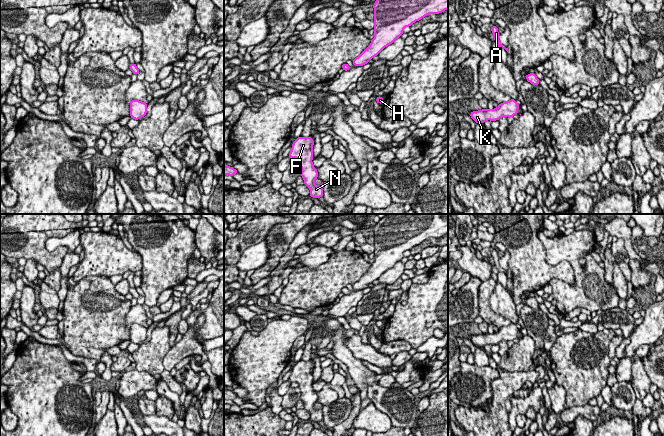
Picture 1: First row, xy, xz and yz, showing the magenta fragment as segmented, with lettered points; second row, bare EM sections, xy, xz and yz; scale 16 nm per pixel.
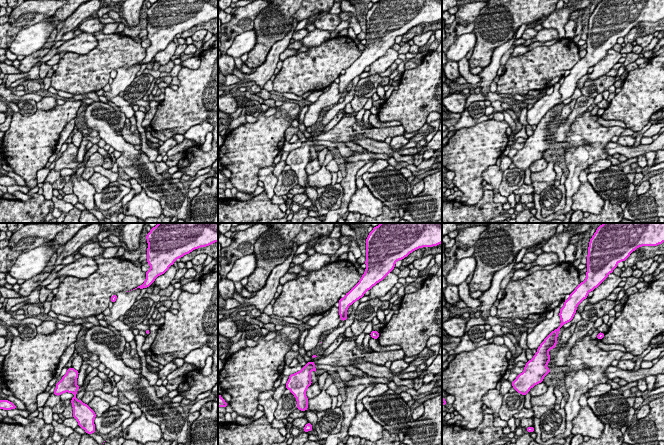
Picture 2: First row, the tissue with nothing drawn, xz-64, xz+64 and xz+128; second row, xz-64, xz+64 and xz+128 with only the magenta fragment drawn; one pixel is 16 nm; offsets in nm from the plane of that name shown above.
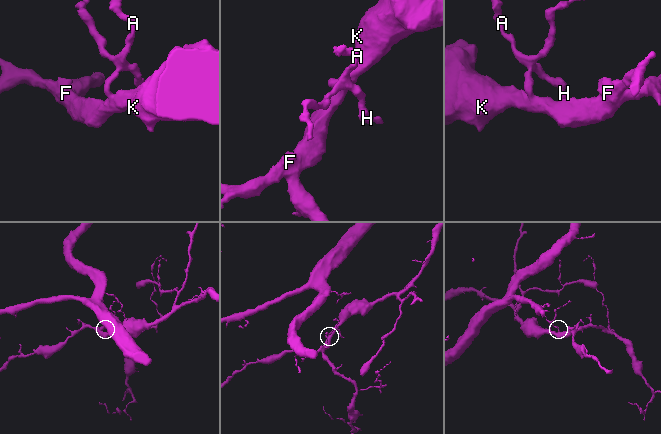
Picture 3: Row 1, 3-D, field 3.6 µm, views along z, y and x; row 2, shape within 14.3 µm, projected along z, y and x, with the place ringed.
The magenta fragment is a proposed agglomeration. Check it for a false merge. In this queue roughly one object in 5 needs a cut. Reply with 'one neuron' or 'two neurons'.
one neuron

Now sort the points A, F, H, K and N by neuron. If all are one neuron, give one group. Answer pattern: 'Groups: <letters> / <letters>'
Groups: A F H K N

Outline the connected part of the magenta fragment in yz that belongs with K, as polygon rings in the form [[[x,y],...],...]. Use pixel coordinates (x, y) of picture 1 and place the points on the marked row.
[[[510,99],[508,102],[503,102],[498,105],[497,108],[493,110],[481,109],[479,111],[472,111],[470,117],[476,123],[483,124],[487,120],[496,121],[501,117],[513,117],[518,113],[518,108],[520,105],[514,99]]]

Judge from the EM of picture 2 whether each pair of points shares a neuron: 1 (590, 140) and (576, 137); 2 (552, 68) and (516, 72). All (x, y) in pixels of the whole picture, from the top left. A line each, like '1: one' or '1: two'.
1: one
2: one

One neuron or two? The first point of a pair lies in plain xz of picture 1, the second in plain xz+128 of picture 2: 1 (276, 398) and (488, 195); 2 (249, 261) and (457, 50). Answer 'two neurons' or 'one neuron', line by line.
1: two neurons
2: one neuron

